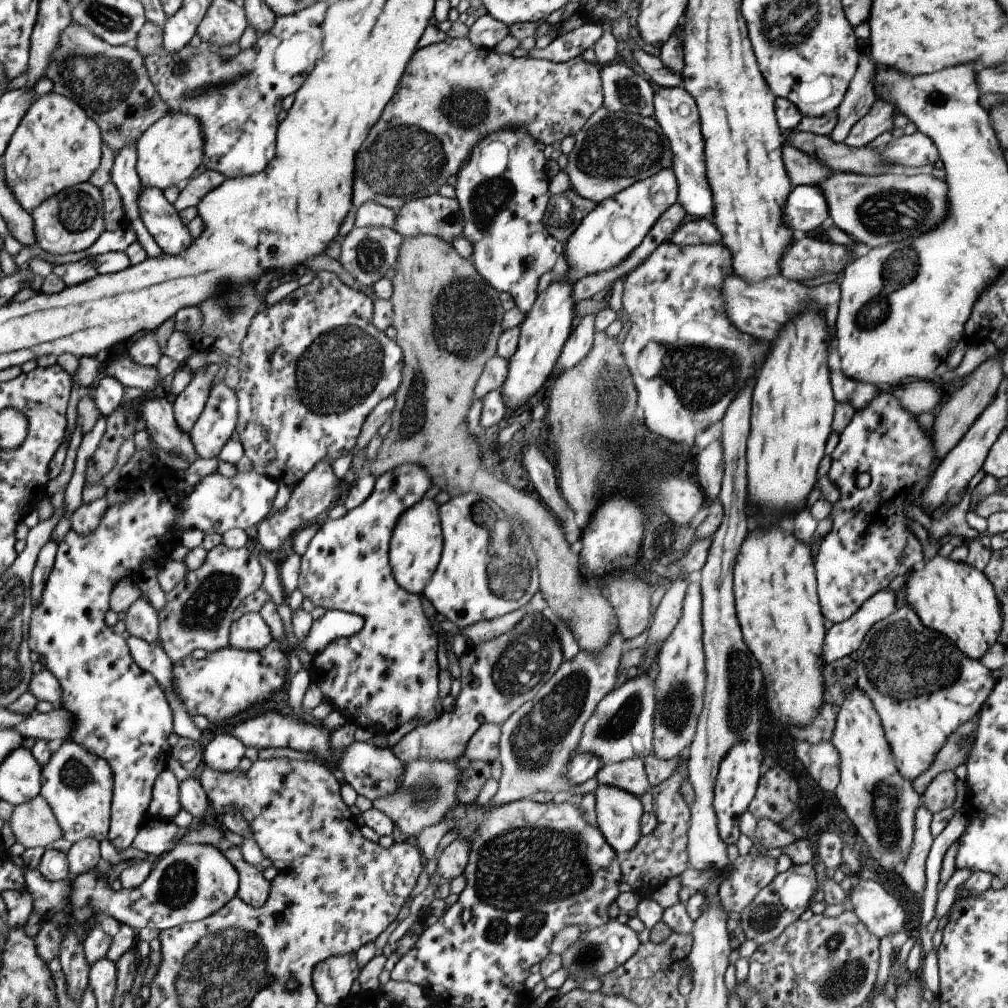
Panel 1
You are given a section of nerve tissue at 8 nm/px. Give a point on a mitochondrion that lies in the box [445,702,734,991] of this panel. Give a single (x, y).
(519, 873)

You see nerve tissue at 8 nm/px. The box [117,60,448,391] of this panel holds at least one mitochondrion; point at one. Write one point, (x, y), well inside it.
(194, 93)

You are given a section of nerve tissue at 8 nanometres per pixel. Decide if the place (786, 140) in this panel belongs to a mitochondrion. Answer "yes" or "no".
no

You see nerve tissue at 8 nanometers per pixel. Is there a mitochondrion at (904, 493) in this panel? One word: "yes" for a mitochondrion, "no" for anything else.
no

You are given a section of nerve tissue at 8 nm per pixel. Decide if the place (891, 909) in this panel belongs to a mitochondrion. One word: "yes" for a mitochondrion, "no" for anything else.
no

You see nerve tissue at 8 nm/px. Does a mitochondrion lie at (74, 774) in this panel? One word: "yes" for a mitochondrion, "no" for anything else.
yes

